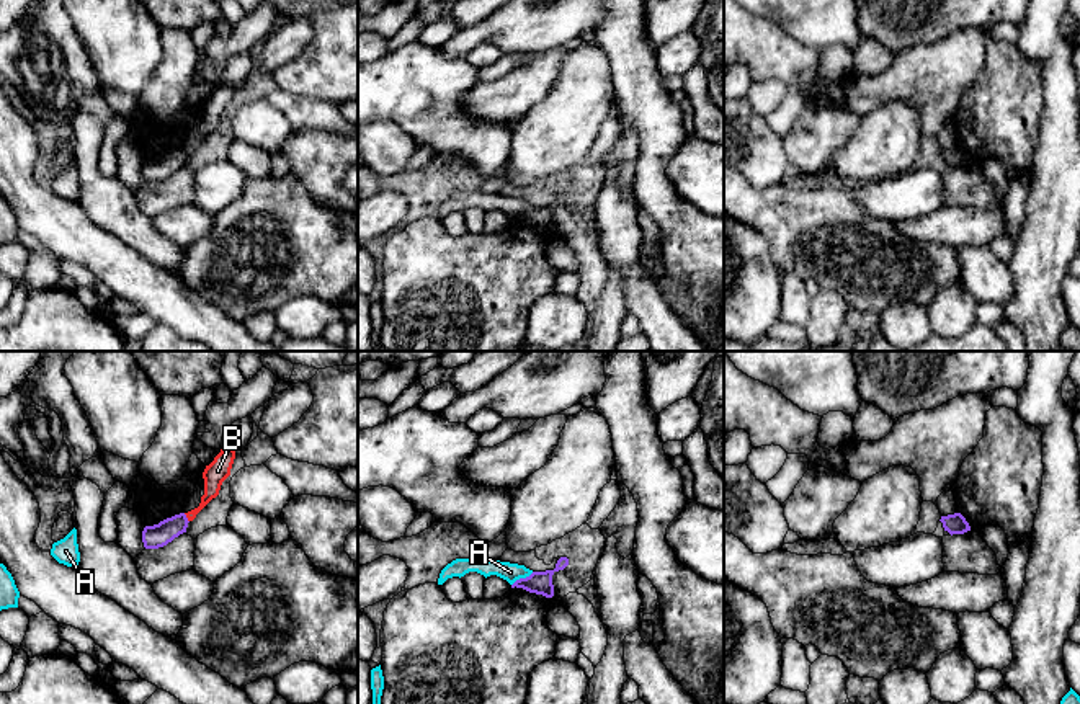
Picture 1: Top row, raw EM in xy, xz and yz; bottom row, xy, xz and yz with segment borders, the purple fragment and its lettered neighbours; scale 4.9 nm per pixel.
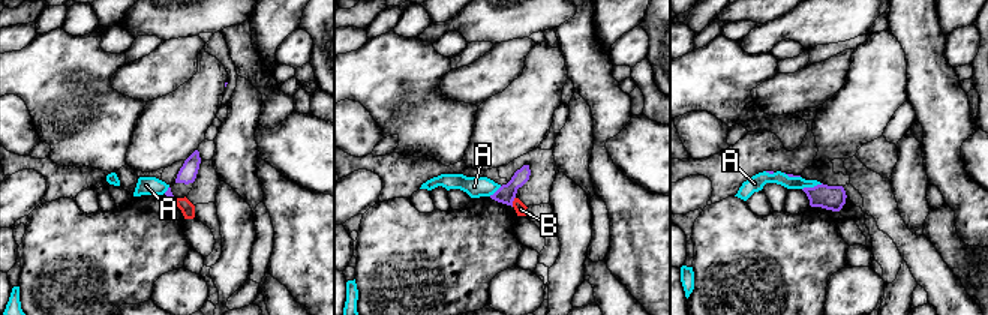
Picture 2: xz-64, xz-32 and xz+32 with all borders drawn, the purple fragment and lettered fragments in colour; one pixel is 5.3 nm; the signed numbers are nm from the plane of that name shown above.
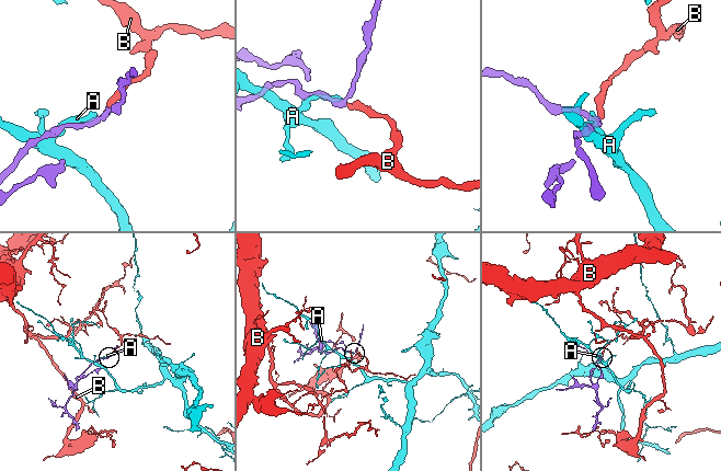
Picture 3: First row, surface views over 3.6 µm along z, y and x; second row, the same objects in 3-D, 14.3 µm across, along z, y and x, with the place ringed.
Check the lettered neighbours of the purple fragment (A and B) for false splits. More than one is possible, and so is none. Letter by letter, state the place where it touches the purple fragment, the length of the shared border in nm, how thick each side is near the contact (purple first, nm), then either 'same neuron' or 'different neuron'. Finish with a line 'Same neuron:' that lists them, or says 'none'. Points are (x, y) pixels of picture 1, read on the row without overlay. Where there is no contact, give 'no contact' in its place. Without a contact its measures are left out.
A: xz (522, 213) | 130 nm | 110/90 nm | different neuron
B: xy (187, 152) | 50 nm | 120/100 nm | different neuron
Same neuron: none

